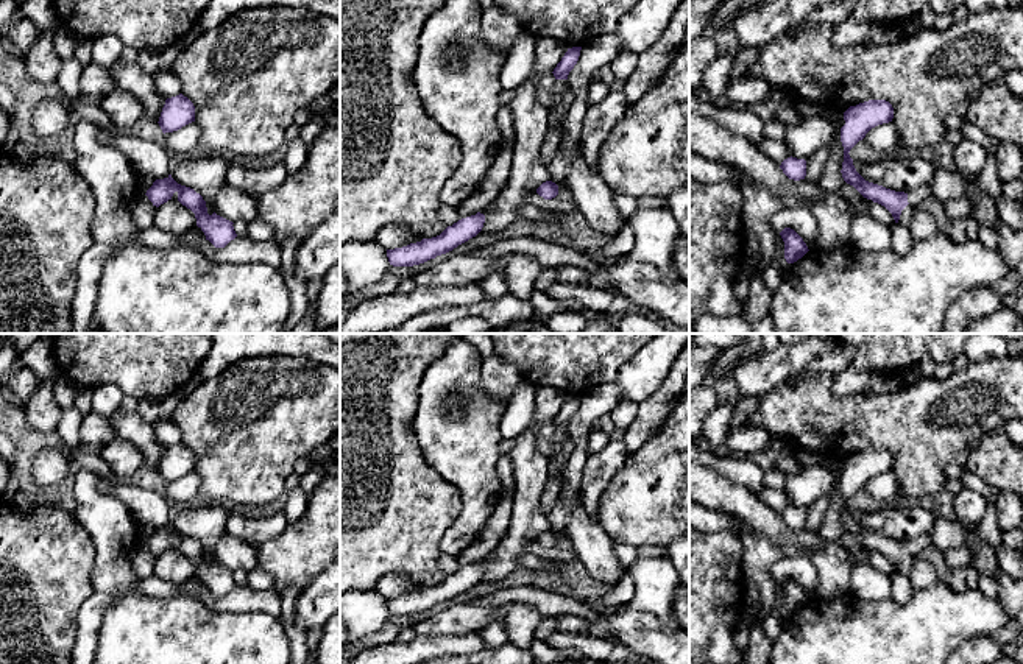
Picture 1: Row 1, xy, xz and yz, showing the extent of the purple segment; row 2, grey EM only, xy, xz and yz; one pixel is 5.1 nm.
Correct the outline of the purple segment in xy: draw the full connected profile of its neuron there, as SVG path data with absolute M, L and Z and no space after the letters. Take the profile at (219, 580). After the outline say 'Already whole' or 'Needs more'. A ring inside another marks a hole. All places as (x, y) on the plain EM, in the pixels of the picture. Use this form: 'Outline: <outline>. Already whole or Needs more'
Outline: M172 524L164 528L156 528L145 544L153 555L159 556L172 549L175 541L178 542L178 550L195 563L196 575L215 597L225 597L237 586L232 570L215 561L209 564L203 546L193 538L178 533Z. Already whole

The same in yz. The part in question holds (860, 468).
Outline: M869 449L856 455L850 455L844 461L845 474L841 477L841 491L844 496L842 527L853 535L864 547L884 555L898 572L901 560L911 553L919 556L925 549L933 546L929 535L922 535L908 542L895 541L883 535L865 530L855 517L850 499L865 486L865 483L883 472L894 468L894 457L886 449Z. Needs more

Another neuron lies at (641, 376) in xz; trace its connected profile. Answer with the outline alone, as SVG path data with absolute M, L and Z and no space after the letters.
M658 334L649 340L618 373L621 399L641 404L657 393L688 343L689 334Z

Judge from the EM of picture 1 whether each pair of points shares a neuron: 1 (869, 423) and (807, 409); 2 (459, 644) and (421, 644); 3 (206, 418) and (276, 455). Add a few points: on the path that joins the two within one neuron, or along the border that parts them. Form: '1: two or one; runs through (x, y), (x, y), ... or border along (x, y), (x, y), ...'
1: one; runs through (853, 423), (822, 421)
2: one; runs through (449, 644), (431, 644)
3: one; runs through (223, 421), (245, 426), (259, 438)

